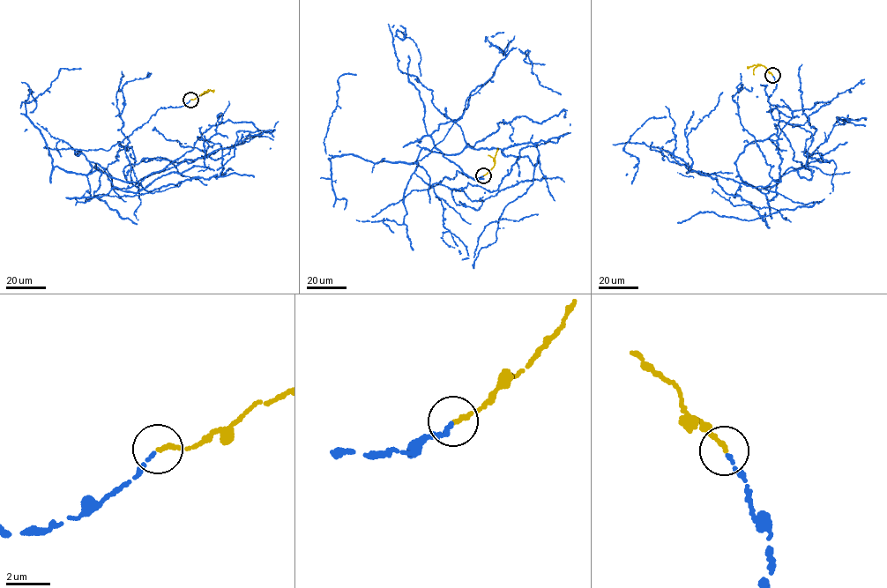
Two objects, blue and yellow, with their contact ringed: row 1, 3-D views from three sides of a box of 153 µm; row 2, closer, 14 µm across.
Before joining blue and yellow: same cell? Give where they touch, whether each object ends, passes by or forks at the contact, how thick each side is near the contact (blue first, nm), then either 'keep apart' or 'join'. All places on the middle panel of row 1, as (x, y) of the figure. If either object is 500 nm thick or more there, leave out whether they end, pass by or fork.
(483, 175) | blue ends | yellow ends | 180/240 nm | join

